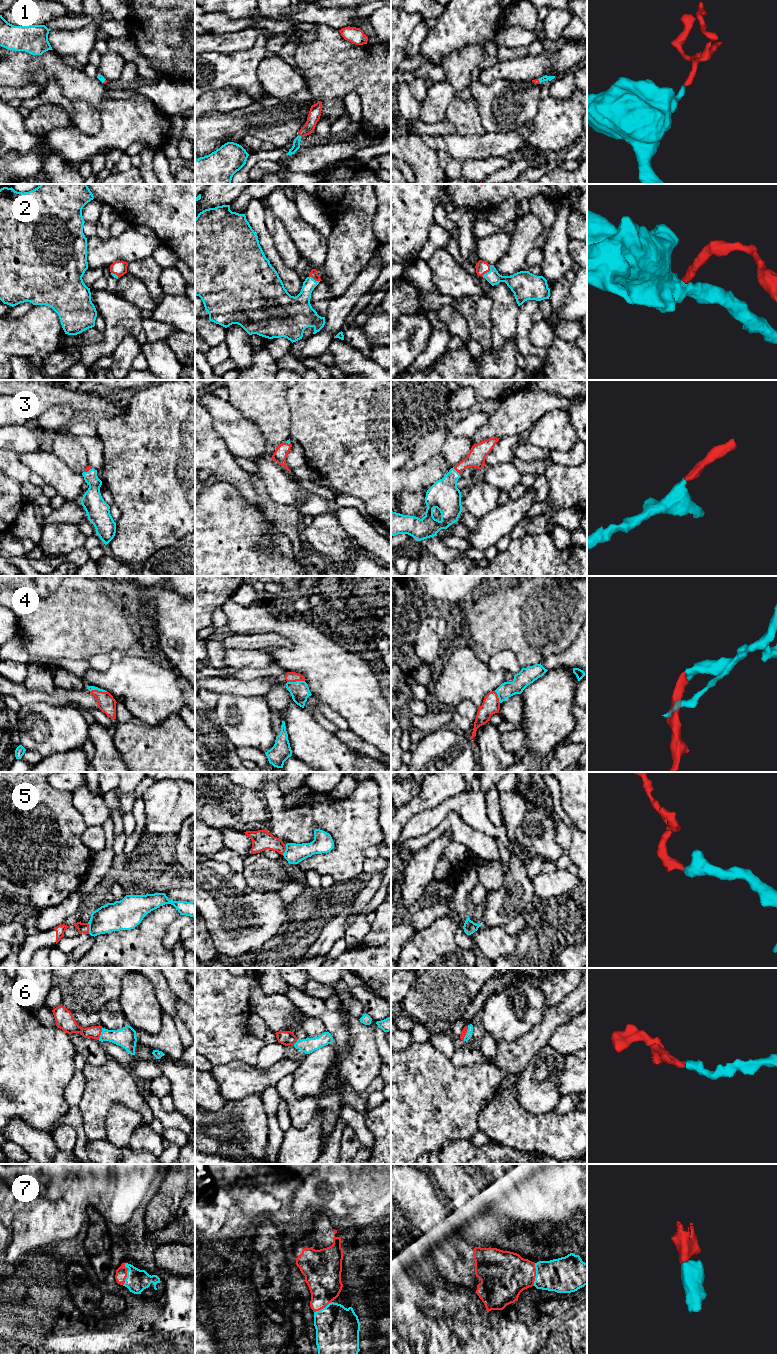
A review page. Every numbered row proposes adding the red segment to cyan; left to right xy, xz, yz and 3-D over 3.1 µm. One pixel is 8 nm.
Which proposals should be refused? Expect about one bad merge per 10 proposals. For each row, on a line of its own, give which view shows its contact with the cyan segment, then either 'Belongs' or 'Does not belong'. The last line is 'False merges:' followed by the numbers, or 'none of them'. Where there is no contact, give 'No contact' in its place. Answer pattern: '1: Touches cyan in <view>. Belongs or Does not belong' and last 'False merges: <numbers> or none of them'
1: Touches cyan in xz. Belongs
2: Touches cyan in yz. Belongs
3: Touches cyan in yz. Belongs
4: Touches cyan in xz. Belongs
5: Touches cyan in xy. Belongs
6: Touches cyan in yz. Belongs
7: Touches cyan in xy. Belongs
False merges: none of them

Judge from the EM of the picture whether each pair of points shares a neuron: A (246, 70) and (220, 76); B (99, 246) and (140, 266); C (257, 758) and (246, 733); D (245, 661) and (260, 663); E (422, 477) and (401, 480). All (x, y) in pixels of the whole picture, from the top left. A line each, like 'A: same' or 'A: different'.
A: same
B: different
C: different
D: same
E: same

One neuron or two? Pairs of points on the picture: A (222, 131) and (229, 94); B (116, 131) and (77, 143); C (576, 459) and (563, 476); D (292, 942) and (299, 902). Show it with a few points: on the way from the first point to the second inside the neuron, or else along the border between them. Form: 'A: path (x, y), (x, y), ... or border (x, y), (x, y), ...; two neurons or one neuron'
A: border (248, 104), (228, 112), (209, 112), (205, 115); two neurons
B: path (106, 139), (100, 143), (87, 143); one neuron
C: border (554, 464), (562, 466), (576, 465); two neurons
D: path (299, 932), (299, 912); one neuron

